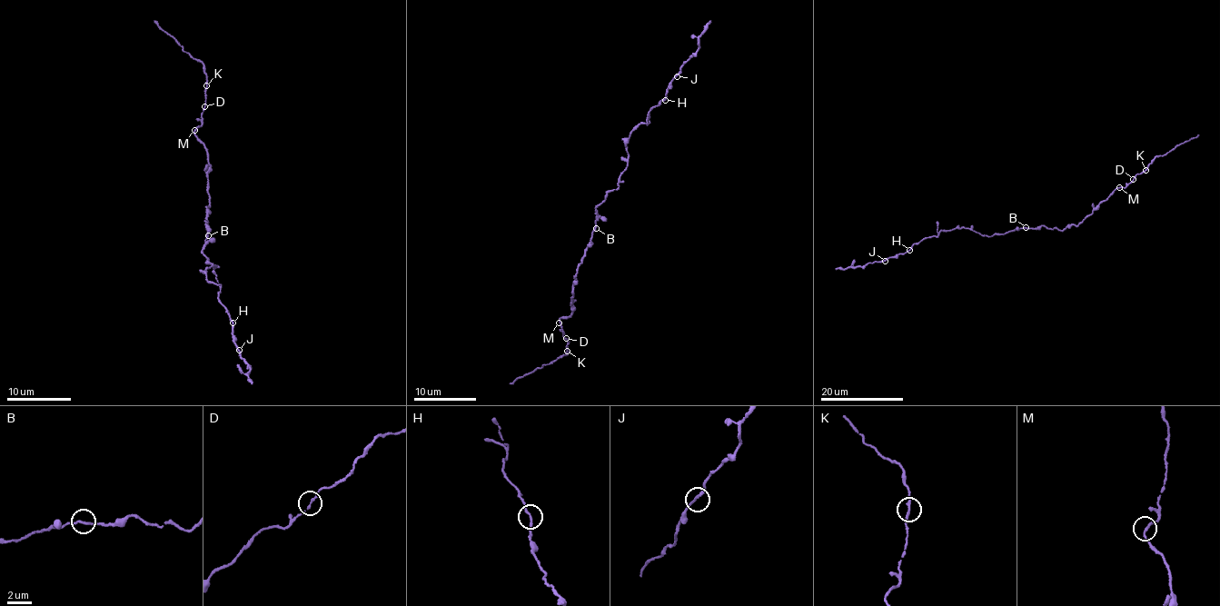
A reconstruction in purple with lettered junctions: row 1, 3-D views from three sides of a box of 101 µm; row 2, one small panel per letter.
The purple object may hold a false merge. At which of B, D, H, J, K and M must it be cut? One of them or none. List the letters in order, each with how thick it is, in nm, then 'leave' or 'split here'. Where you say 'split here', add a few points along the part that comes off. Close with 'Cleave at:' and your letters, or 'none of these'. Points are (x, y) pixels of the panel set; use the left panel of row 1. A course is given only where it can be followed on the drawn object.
B: calibre 180 nm; leave
D: calibre 160 nm; leave
H: calibre 180 nm; leave
J: calibre 190 nm; leave
K: calibre 190 nm; leave
M: calibre 170 nm; leave
Cleave at: none of these

